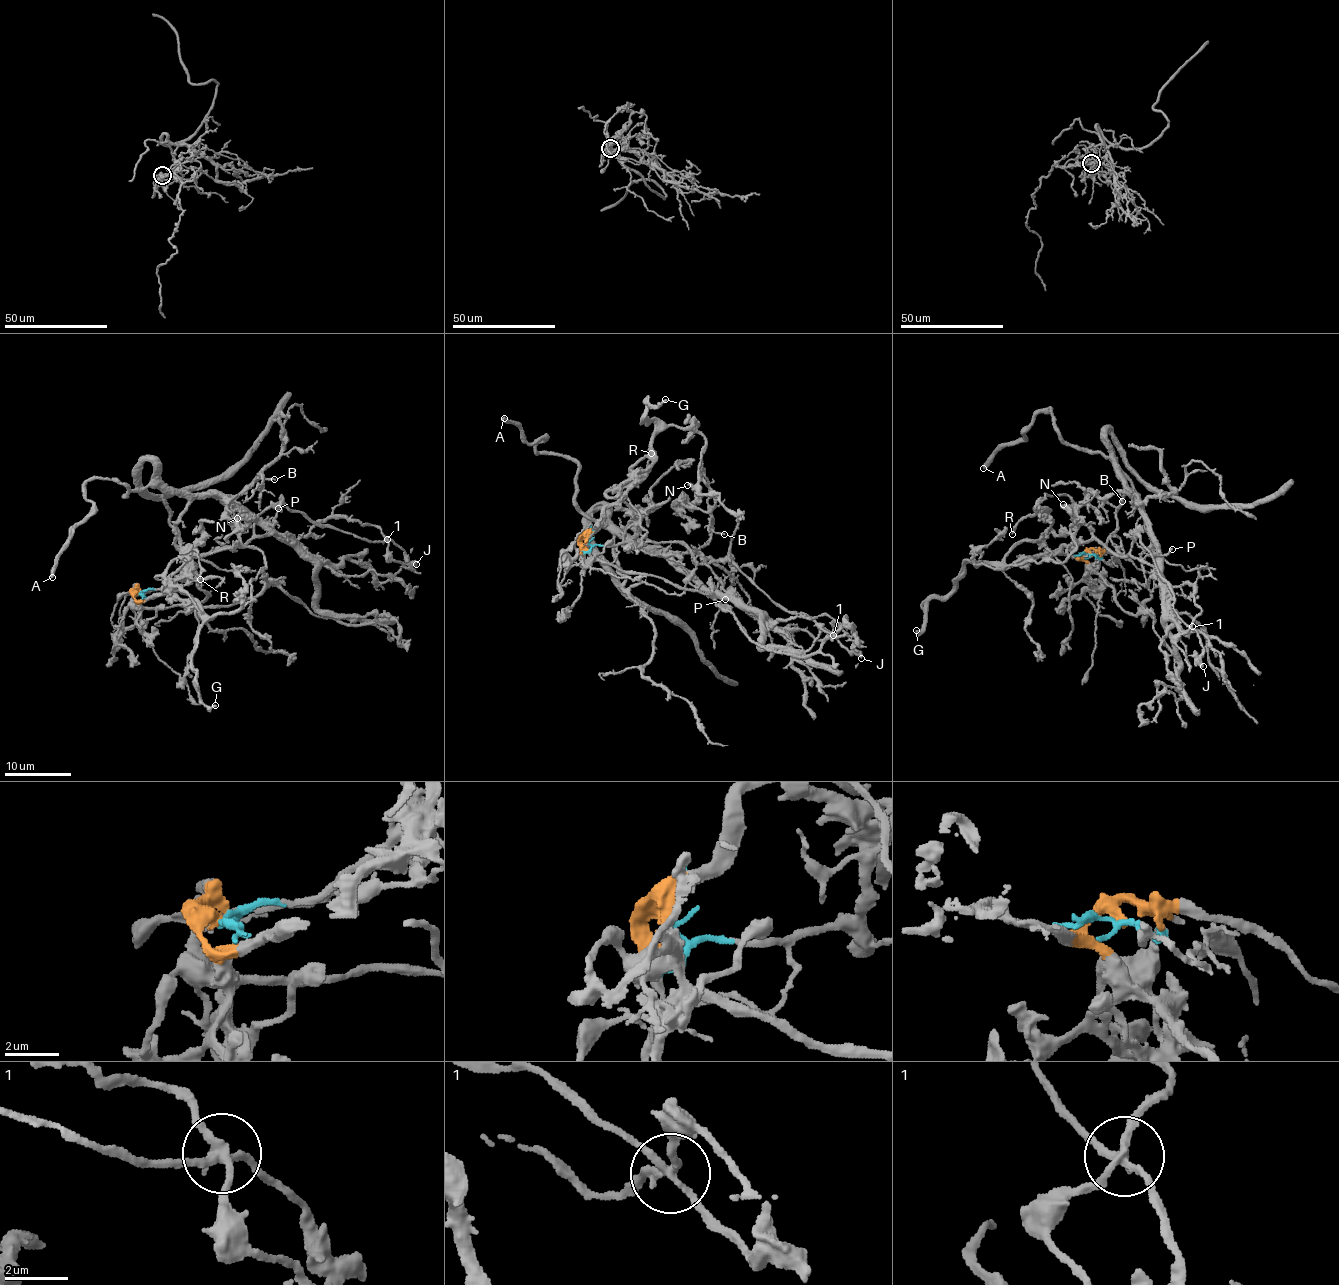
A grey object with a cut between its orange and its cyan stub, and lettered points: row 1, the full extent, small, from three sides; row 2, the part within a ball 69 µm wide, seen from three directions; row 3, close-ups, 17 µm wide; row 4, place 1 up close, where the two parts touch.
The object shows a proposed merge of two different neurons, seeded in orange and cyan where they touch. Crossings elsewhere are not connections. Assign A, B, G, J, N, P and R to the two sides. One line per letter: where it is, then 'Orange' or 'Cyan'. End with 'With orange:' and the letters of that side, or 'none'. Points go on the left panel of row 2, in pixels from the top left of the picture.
A: Place: (52, 577). Cyan
B: Place: (274, 479). Cyan
G: Place: (215, 705). Orange
J: Place: (416, 564). Orange
N: Place: (237, 518). Orange
P: Place: (278, 508). Cyan
R: Place: (200, 579). Orange
With orange: G, J, N, R

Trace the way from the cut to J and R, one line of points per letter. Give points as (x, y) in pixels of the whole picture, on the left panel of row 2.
J: (137, 593), (144, 601), (163, 594), (192, 559), (243, 548), (271, 506), (374, 542), (388, 539), (416, 564)
R: (137, 593), (137, 600), (144, 601), (175, 593), (168, 584), (168, 566), (195, 550), (201, 580)

